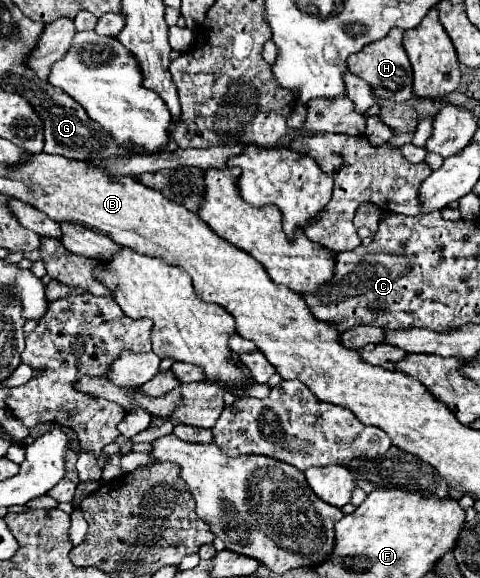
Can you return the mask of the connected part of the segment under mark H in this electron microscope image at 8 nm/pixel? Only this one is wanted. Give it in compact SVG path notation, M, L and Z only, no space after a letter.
M394 28L386 38L378 40L374 44L368 44L366 48L362 48L362 52L352 54L346 60L348 70L352 74L360 76L362 80L366 80L378 98L394 100L394 102L410 102L410 100L414 100L412 66L408 62L406 50L402 46L402 36L404 36L404 30L402 28Z

